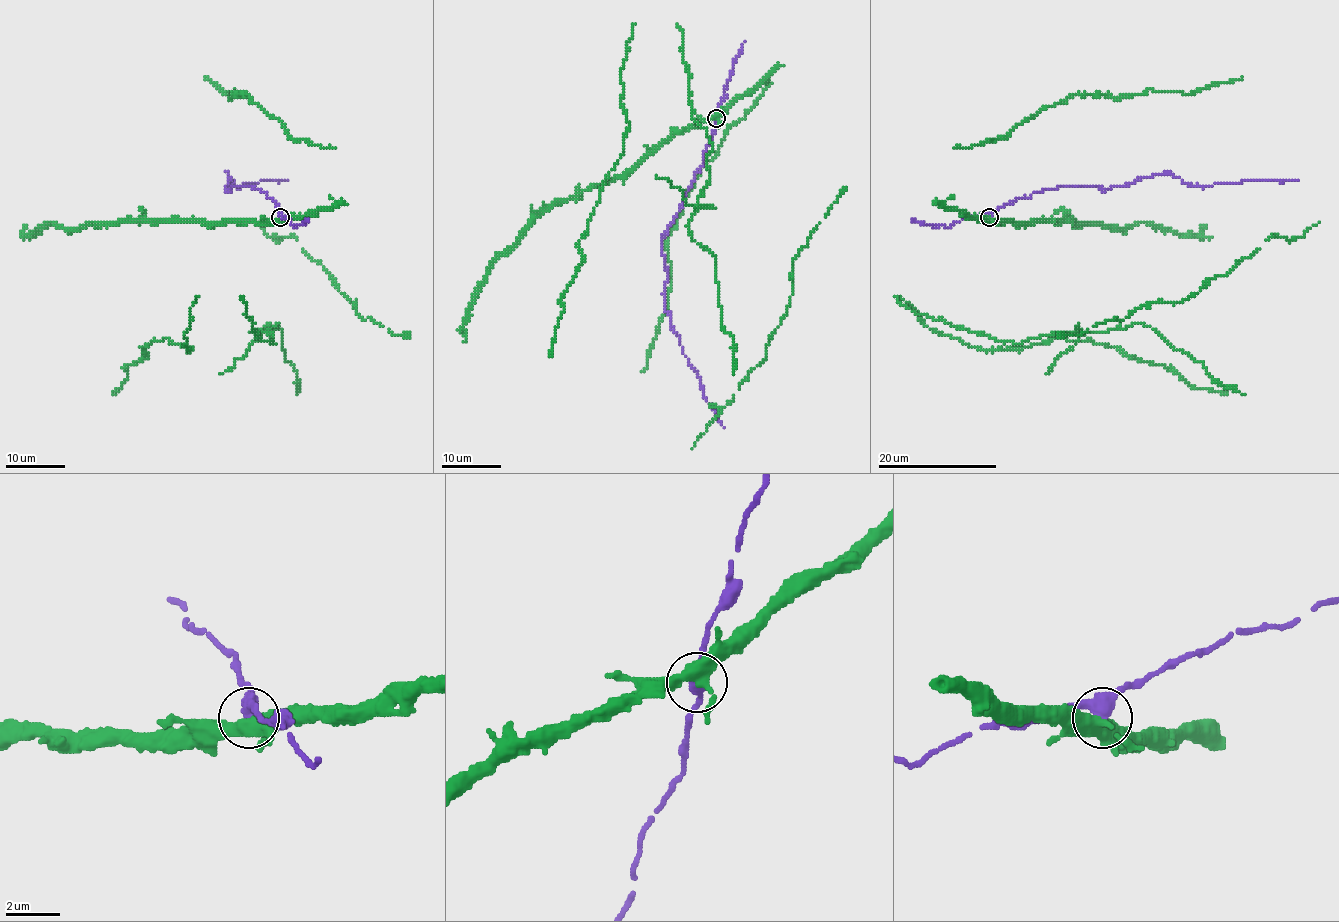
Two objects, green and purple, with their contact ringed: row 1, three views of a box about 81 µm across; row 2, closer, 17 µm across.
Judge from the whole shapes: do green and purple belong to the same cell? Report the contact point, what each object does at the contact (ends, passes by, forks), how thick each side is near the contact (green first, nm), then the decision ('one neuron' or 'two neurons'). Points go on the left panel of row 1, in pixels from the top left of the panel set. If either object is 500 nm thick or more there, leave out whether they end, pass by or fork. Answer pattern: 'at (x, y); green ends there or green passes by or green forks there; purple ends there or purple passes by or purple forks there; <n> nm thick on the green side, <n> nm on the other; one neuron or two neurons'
at (280, 217); green forks there; purple passes by; 360 nm thick on the green side, 360 nm on the other; one neuron

